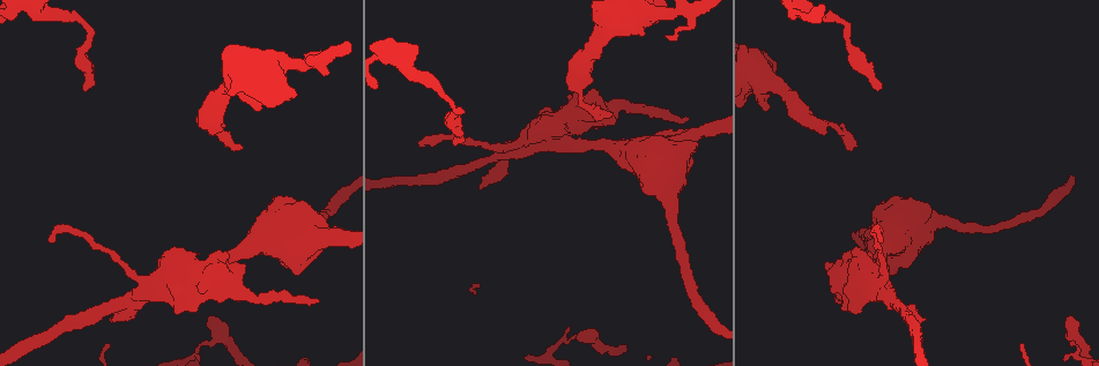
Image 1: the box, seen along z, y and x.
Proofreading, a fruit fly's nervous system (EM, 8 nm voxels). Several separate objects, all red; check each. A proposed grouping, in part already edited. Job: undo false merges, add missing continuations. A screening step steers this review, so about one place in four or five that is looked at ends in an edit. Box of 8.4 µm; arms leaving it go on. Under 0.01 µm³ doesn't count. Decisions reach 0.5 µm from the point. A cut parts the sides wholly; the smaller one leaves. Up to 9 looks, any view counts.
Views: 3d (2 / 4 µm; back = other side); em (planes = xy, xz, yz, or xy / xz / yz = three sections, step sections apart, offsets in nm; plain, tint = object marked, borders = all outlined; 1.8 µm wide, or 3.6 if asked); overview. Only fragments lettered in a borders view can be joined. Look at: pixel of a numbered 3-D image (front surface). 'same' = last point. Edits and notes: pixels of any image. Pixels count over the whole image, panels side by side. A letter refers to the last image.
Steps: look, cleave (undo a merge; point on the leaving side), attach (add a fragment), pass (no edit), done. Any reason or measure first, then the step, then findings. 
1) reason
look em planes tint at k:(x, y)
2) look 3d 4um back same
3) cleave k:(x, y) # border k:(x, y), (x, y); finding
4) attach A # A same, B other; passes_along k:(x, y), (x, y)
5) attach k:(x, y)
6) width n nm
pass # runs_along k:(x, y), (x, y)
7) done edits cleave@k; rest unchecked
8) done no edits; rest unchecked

thick end
look 3d 4um at 1:(929, 210)

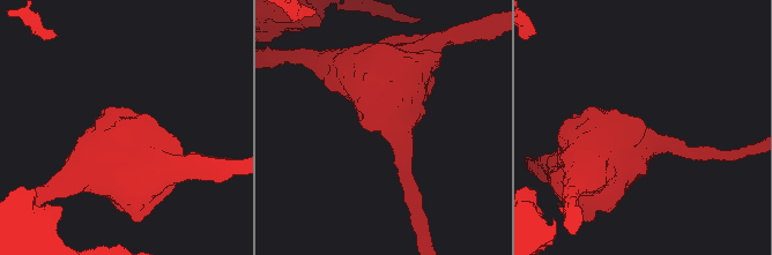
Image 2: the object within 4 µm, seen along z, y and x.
look em 3.6um yz step 16 borders at 2:(369, 129)

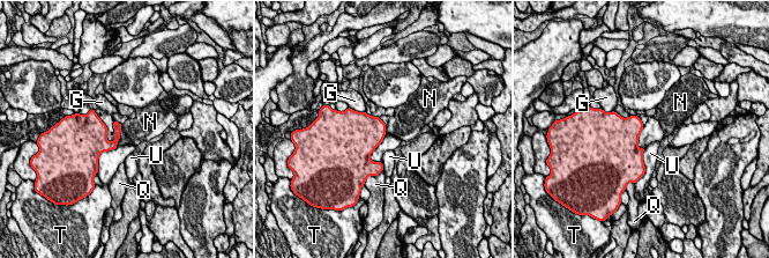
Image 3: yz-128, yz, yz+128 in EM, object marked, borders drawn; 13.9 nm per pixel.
look em 3.6um planes borders same

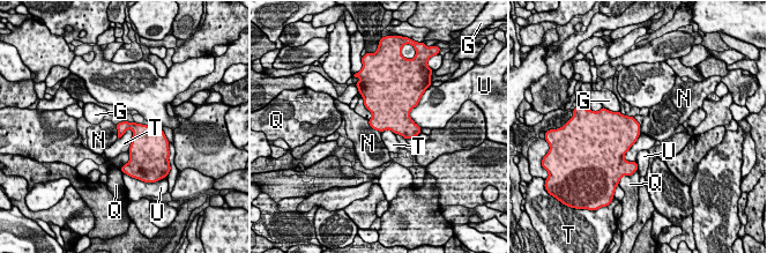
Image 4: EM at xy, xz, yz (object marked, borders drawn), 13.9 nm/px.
longest_contact T 440 nm
pass # G other, N other, Q other, T other, U other; border 4:(367, 120), (380, 133); no lettered fragment goes on from it

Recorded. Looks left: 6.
an open end
look 3d 2um at 1:(849, 146)

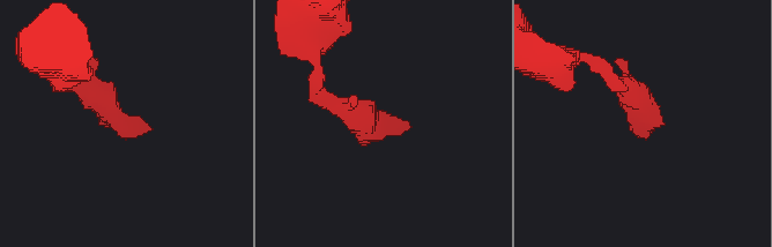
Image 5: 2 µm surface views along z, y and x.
look em 3.6um xy step 4 borders at 5:(408, 127)

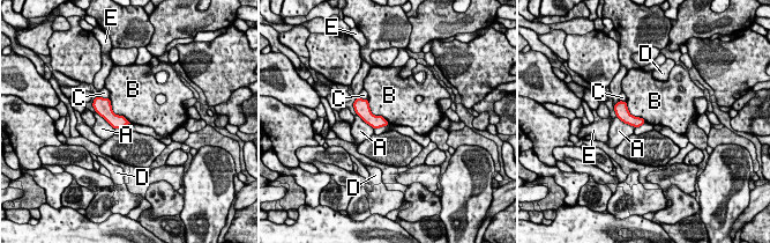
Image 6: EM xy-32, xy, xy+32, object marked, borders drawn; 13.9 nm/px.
width 160 nm
pass # A other, B other, C other, D other, E other; no lettered fragment goes on from it

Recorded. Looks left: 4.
an open end
look 3d 4um at 1:(452, 143)

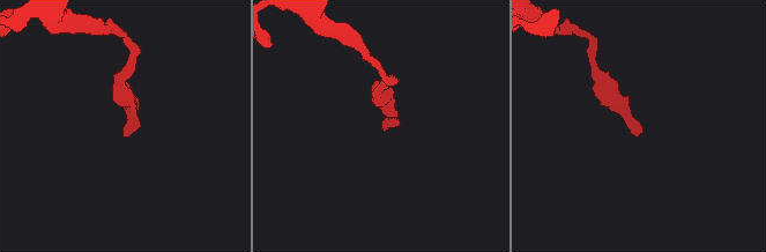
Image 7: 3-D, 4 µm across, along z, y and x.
look em xy step 8 borders at 7:(638, 134)

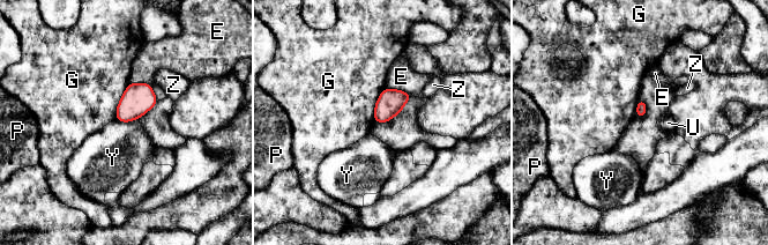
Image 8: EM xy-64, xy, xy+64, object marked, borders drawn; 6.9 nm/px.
cut it another way
look em planes borders same

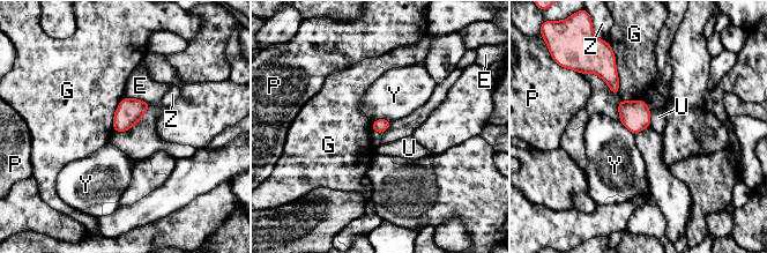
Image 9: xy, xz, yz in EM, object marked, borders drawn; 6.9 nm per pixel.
pass # E other, G other, P other, U other, Y other, Z other; border 9:(391, 120), (375, 119), (371, 123); no lettered fragment goes on from it

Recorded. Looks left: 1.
free end
look em planes borders at 1:(316, 302)

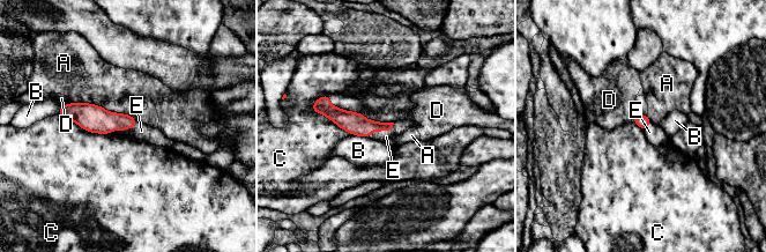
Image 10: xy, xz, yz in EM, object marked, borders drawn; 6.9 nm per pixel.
attach E # A other, B other, C other, D other, E same; passes_along 10:(93, 118), (124, 130), (141, 131); it goes on there

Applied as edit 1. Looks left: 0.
done edits attach@10; rest unchecked

